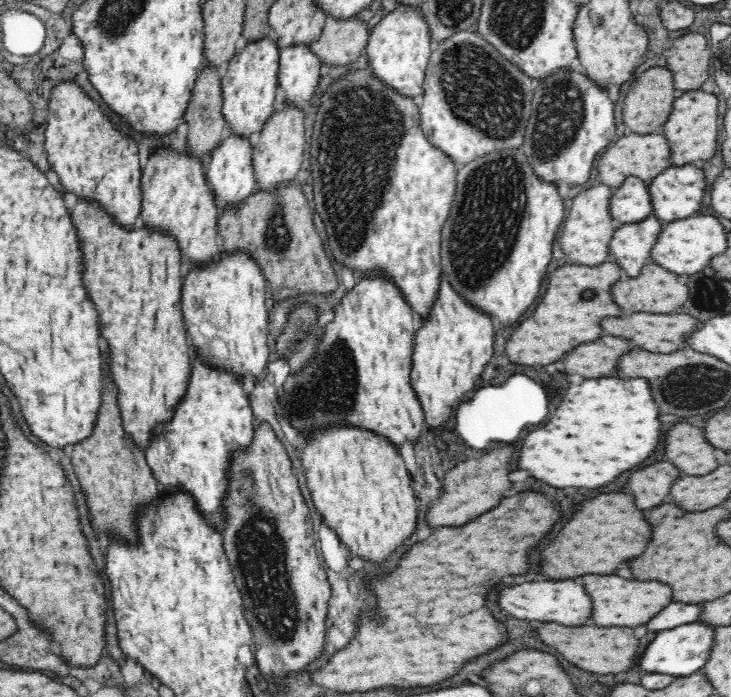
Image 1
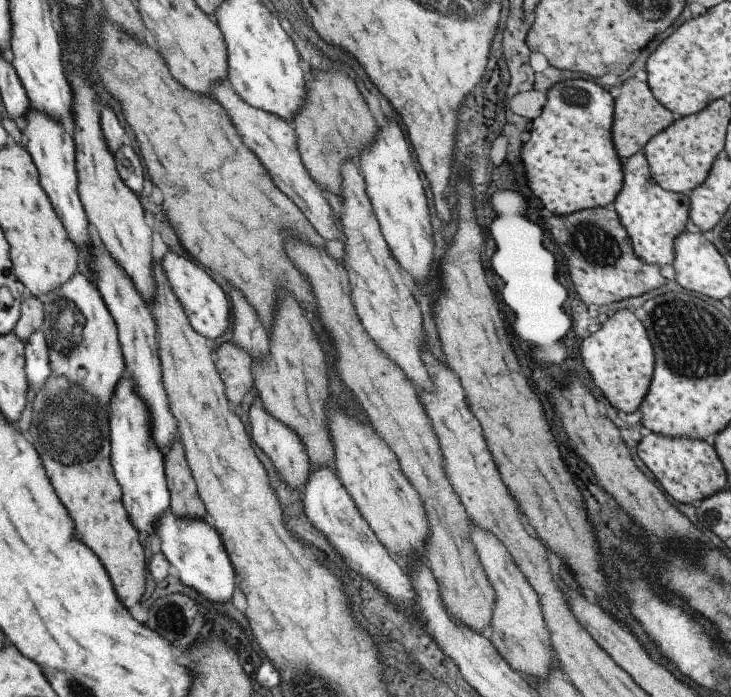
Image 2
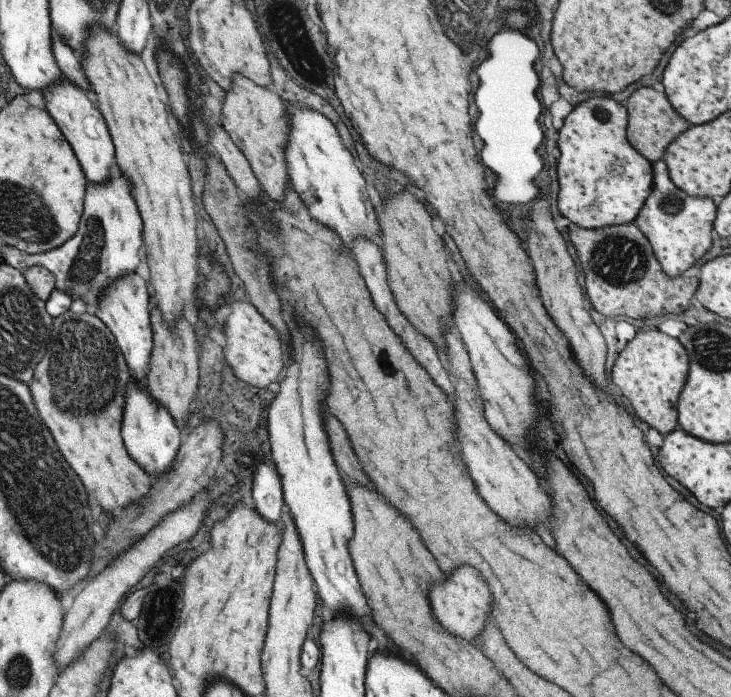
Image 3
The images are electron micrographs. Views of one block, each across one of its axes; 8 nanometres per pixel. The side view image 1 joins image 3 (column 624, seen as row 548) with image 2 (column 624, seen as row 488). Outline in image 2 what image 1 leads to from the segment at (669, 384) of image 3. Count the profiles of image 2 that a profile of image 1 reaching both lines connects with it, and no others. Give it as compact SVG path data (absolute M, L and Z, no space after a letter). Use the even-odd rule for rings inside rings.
M627 310L611 314L604 324L581 342L581 362L599 393L615 412L633 412L642 403L654 367L653 349L643 324Z

